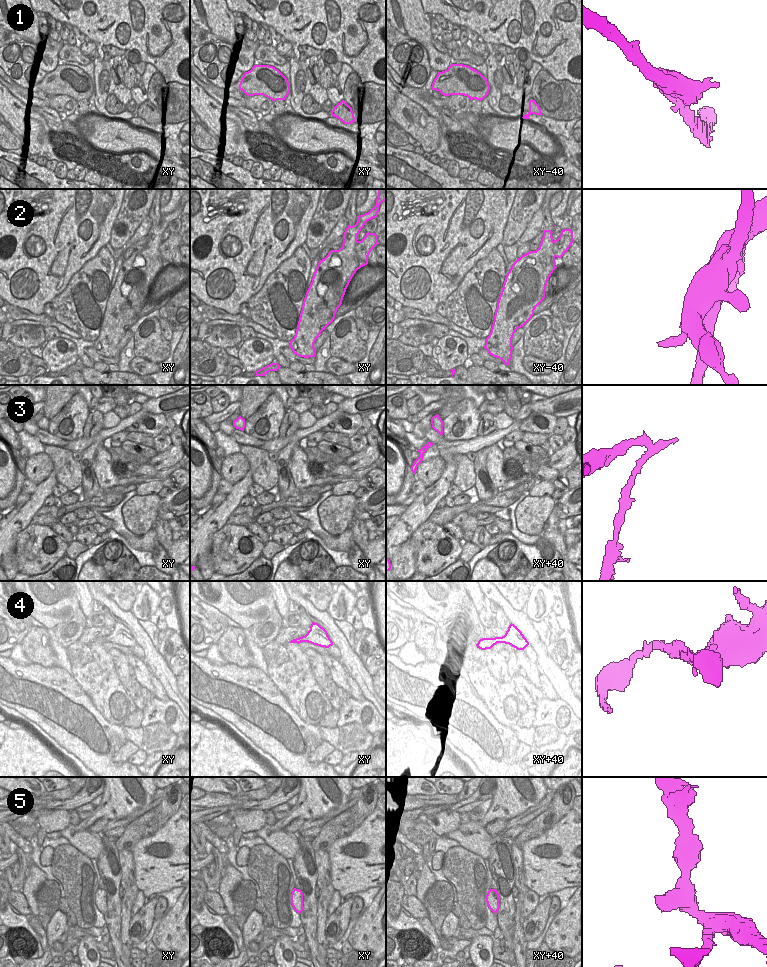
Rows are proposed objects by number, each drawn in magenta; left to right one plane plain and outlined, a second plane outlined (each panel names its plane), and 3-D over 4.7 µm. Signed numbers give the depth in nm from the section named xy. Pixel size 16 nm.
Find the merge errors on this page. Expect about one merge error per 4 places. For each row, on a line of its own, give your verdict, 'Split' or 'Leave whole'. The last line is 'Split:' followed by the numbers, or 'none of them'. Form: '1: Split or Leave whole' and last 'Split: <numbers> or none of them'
1: Leave whole
2: Split
3: Split
4: Leave whole
5: Leave whole
Split: 2, 3

